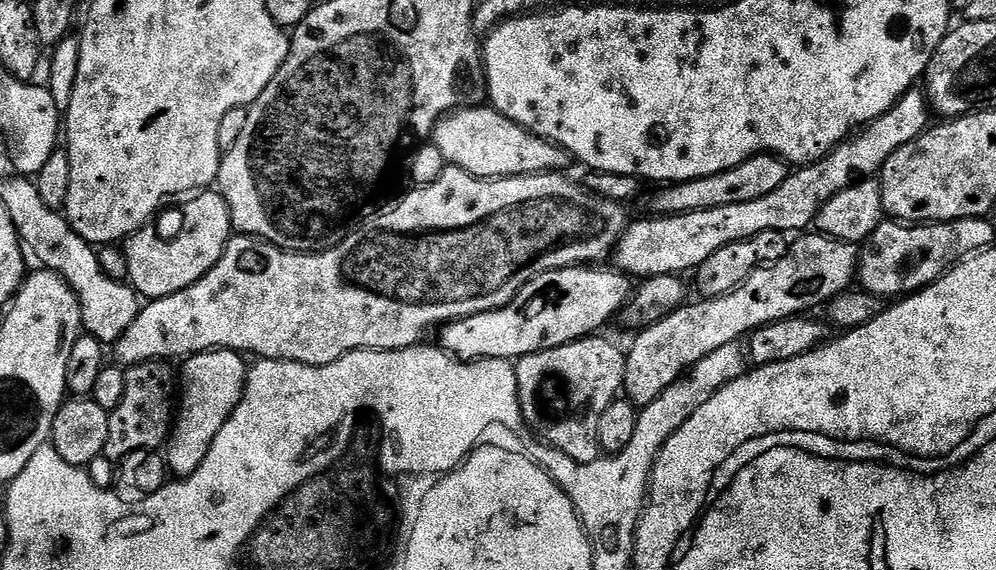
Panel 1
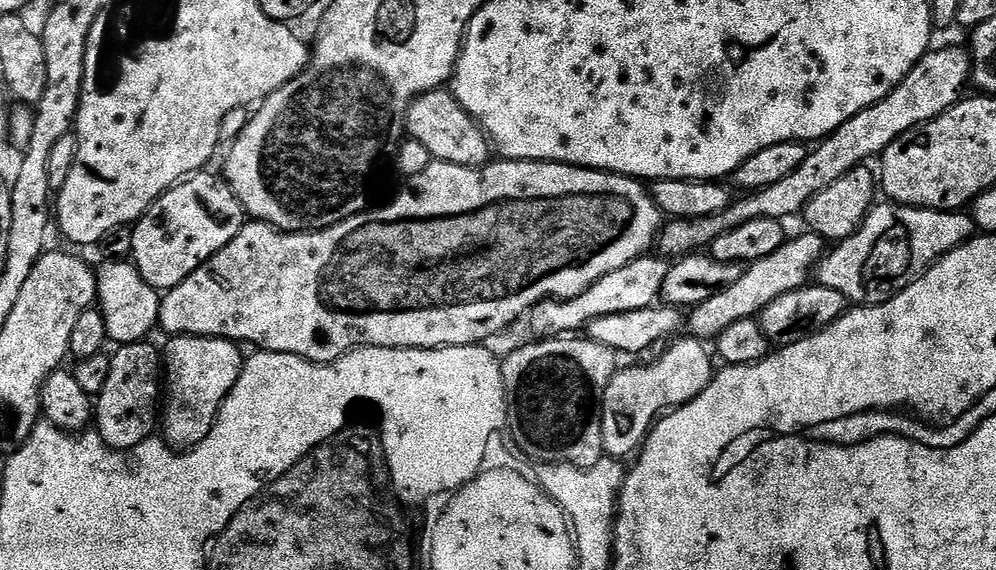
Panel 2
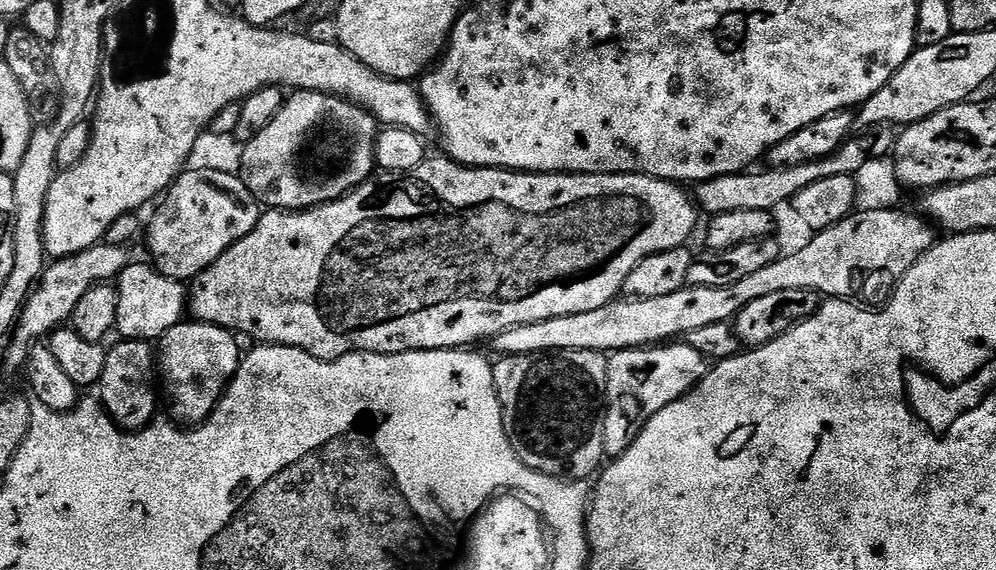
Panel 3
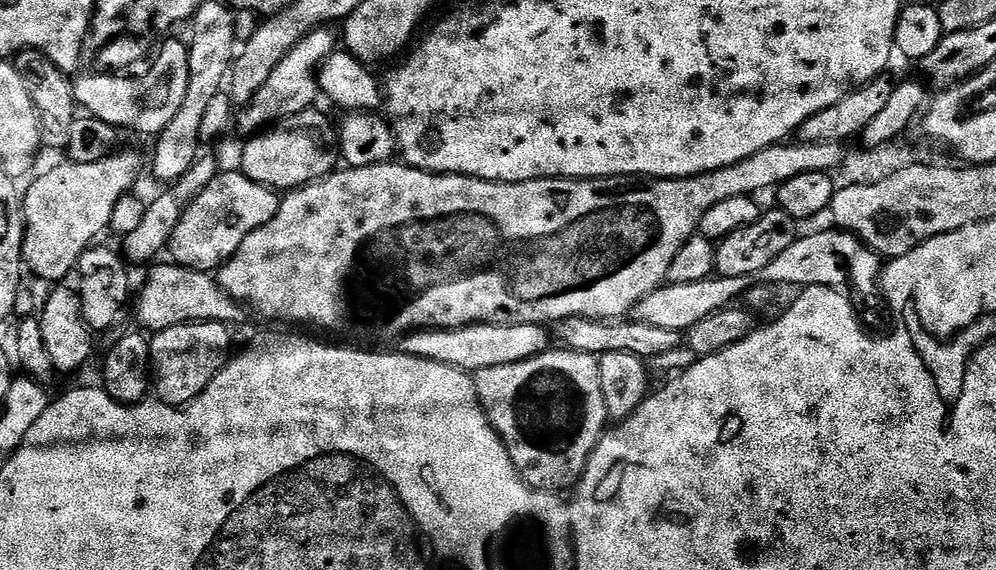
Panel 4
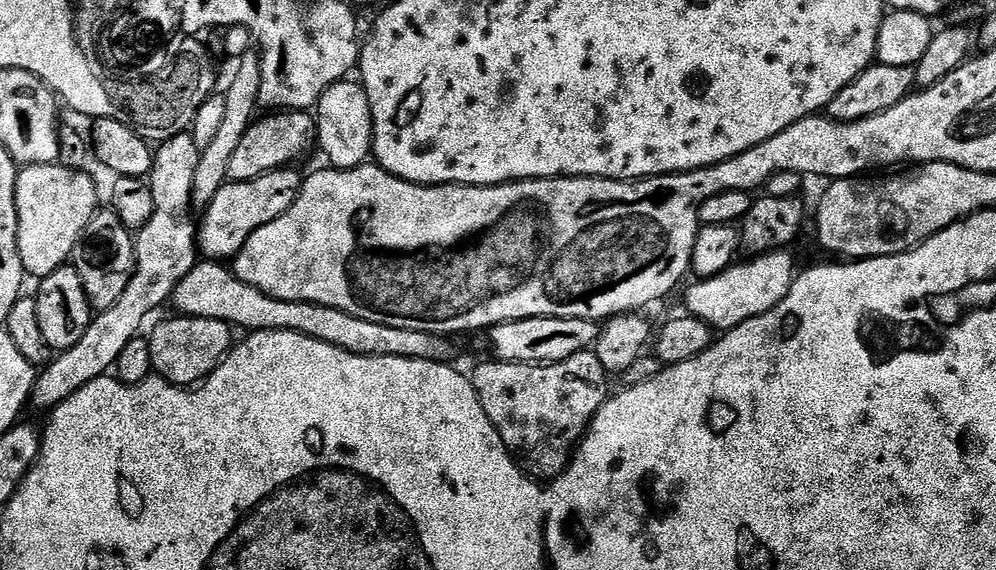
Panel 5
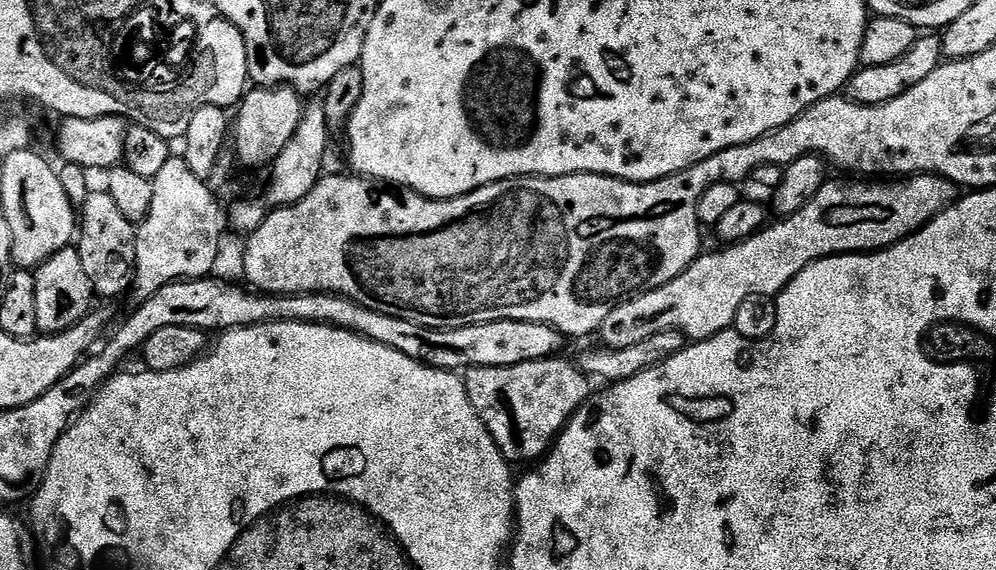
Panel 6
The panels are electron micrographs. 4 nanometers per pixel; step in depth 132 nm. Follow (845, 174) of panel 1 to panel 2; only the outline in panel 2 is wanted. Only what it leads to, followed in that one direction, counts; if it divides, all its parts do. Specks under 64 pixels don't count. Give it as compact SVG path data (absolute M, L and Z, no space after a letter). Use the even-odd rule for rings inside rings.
M967 47L938 48L929 50L914 66L914 70L906 74L900 85L890 94L886 94L886 98L854 114L854 118L842 122L837 132L831 132L829 136L819 141L809 151L806 162L802 162L802 166L798 166L794 174L782 178L782 182L774 182L774 186L766 186L762 190L749 192L735 199L729 208L722 210L722 214L717 216L697 220L669 219L660 229L659 251L668 258L696 254L711 246L714 238L746 222L754 222L754 218L774 218L784 222L787 221L787 216L799 217L810 202L810 198L814 198L814 194L822 194L826 186L834 186L834 182L838 182L842 174L850 174L850 170L875 161L883 156L895 140L902 138L902 134L938 118L945 110L952 108L965 95L964 87L969 87L972 58Z

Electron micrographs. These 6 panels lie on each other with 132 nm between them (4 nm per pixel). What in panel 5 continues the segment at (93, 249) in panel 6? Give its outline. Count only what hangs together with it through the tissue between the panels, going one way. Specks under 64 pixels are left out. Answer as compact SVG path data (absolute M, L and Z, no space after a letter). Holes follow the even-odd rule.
M111 209L97 211L87 224L82 238L76 243L72 266L82 280L82 288L93 311L105 312L122 296L136 268L135 241L131 232L122 226L121 220Z

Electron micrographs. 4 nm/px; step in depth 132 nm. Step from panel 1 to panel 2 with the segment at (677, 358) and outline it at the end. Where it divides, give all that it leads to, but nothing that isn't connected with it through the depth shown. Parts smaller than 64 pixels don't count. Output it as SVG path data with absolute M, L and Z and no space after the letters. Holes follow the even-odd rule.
M807 230L801 231L801 236L785 239L774 254L756 260L747 265L742 278L722 290L722 294L714 294L714 298L706 298L706 302L696 305L686 316L686 328L695 339L705 342L715 341L716 337L734 322L742 322L759 317L762 309L770 306L774 298L782 298L782 294L790 294L790 290L798 290L813 279L818 265L826 255L826 241L818 234Z

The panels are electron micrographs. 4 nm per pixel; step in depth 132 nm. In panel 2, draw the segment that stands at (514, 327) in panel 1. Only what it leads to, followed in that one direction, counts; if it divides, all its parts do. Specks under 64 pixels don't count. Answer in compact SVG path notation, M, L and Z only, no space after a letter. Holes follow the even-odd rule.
M645 254L634 262L622 266L622 270L614 270L614 274L606 274L590 286L582 294L569 300L543 300L535 304L526 314L526 321L532 327L533 337L564 338L576 334L579 330L587 329L590 322L602 318L606 314L630 314L630 310L651 308L662 297L662 286L666 282L670 264L663 255Z

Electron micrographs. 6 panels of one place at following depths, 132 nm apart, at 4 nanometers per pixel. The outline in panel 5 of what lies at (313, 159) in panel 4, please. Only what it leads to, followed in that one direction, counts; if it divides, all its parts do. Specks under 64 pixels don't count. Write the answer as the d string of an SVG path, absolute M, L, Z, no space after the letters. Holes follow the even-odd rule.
M280 110L265 116L268 116L265 120L257 119L249 124L242 142L238 142L238 150L230 157L229 181L253 180L276 168L295 165L295 160L302 159L311 148L317 147L316 121L307 111Z

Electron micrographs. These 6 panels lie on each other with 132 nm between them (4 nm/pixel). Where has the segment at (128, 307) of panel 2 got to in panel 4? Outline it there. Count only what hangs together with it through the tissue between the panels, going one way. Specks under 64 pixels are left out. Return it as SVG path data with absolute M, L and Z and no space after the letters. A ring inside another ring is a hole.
M175 262L167 263L157 263L152 266L157 268L147 269L148 277L140 288L140 301L136 304L136 316L140 319L141 329L149 328L144 330L155 334L170 326L198 322L235 326L243 318L245 309L230 294L226 294L226 290L222 290L219 279L213 273L183 268Z

